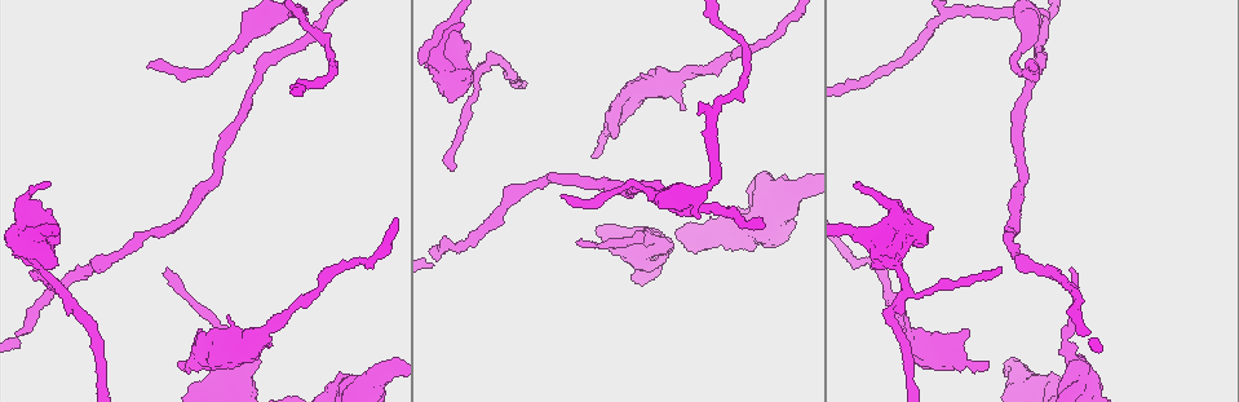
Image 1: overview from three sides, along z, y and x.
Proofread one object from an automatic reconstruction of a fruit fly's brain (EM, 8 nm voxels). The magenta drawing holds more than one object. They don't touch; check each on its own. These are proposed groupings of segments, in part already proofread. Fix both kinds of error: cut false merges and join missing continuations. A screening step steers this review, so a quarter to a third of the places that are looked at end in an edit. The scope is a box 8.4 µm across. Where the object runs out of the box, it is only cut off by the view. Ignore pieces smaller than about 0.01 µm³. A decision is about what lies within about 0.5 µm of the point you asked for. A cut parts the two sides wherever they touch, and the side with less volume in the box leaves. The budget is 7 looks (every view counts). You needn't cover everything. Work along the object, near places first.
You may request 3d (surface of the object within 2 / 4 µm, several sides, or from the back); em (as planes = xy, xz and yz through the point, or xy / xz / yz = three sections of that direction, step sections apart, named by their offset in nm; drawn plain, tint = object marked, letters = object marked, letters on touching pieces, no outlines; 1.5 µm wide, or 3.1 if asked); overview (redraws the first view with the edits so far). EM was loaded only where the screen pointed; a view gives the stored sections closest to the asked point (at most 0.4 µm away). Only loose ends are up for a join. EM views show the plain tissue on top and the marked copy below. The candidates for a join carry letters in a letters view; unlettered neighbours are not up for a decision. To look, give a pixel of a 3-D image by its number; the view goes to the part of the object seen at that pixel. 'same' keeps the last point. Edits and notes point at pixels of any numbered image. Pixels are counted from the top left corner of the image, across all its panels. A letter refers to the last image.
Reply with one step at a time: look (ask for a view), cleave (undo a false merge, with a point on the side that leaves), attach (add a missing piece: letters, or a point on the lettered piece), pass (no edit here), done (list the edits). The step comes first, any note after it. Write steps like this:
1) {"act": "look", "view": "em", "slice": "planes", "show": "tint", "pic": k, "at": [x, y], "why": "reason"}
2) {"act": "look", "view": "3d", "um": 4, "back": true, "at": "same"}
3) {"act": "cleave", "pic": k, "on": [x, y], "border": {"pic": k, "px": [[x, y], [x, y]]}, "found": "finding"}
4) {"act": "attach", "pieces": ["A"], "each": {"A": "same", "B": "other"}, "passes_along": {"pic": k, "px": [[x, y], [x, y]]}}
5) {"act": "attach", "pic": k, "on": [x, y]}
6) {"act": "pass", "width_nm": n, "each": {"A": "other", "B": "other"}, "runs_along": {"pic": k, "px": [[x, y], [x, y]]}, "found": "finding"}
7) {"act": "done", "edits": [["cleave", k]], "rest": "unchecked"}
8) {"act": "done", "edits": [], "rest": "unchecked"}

{"act": "look", "view": "em", "slice": "xz", "step": 4, "show": "tint", "pic": 1, "at": [1025, 35], "why": "sudden change in width"}

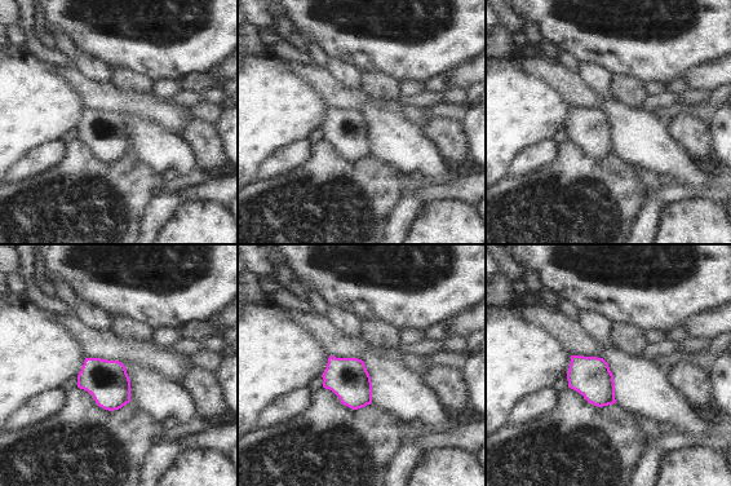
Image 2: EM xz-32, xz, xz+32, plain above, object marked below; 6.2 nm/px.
{"act": "look", "view": "em", "slice": "xz", "step": 4, "show": "letters", "at": "same", "why": "what lies round it"}

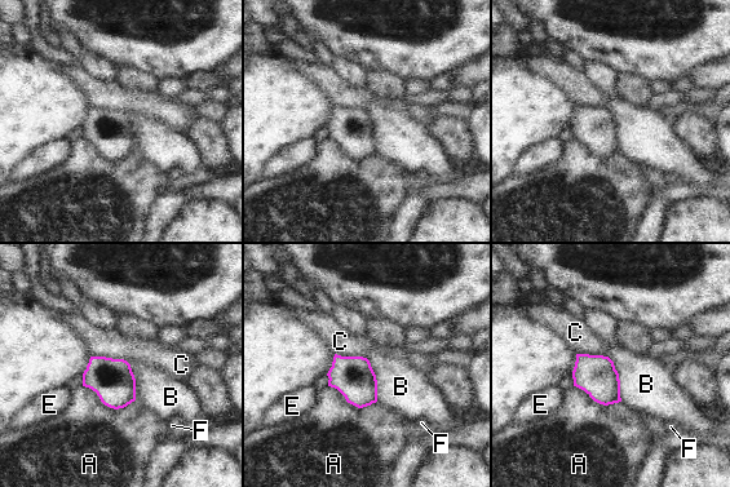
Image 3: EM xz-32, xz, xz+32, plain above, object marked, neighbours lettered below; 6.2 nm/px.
{"act": "pass", "each": {"A": "other", "B": "other", "C": "other", "E": "other", "F": "other"}, "border": {"pic": 3, "px": [[92, 355], [123, 358], [128, 363]]}, "found": "continuous, no second neuron"}

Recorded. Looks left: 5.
{"act": "look", "view": "3d", "um": 4, "back": true, "pic": 1, "at": [1072, 270], "why": "long arm stops here"}

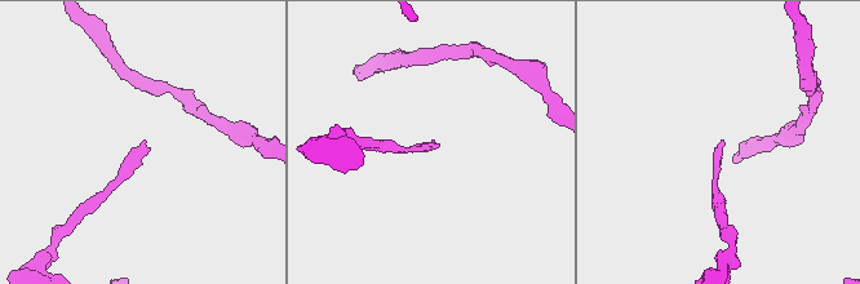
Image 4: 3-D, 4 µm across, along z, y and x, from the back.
{"act": "look", "view": "em", "slice": "planes", "show": "letters", "pic": 4, "at": [433, 141], "why": "now the EM"}

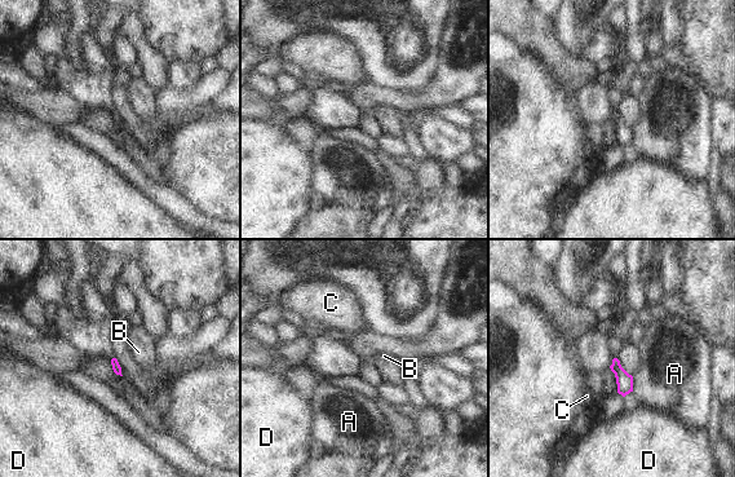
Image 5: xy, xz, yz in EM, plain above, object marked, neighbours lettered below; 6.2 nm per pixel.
{"act": "pass", "each": {"A": "other", "B": "other", "C": "other", "D": "other"}, "border": {"pic": 5, "px": [[632, 378], [633, 391]]}, "found": "none of them fits"}

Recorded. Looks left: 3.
{"act": "look", "view": "em", "slice": "planes", "show": "letters", "pic": 1, "at": [50, 211], "why": "stops while still wide"}

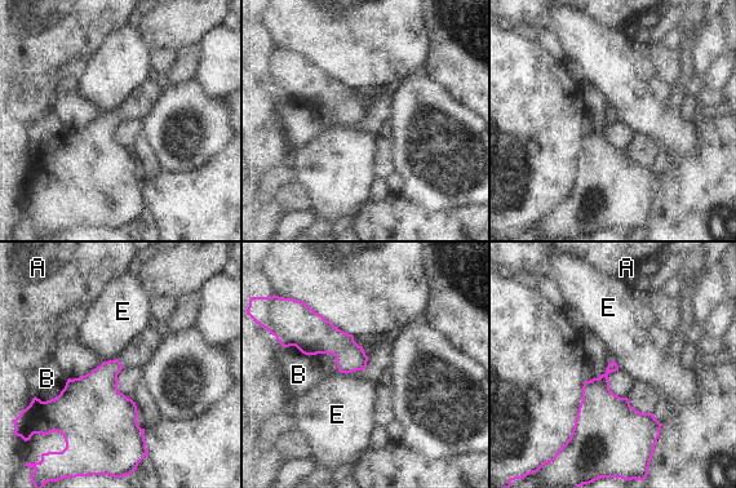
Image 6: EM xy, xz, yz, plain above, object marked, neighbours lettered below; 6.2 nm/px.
{"act": "pass", "each": {"A": "other", "B": "other", "E": "other"}, "border": {"pic": 6, "px": [[338, 371], [354, 372]]}, "found": "none of them fits"}

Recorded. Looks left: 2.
{"act": "done", "edits": [], "rest": "unchecked"}

